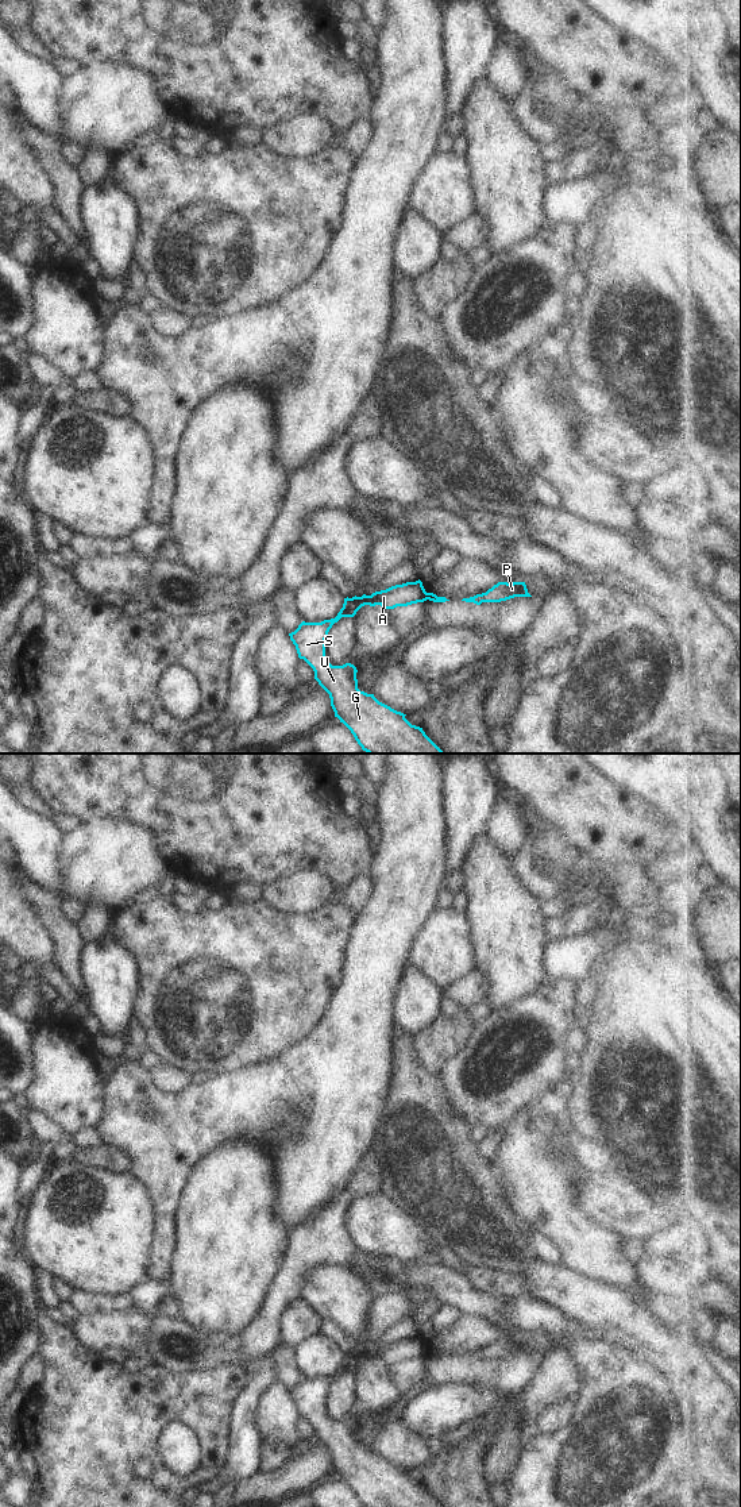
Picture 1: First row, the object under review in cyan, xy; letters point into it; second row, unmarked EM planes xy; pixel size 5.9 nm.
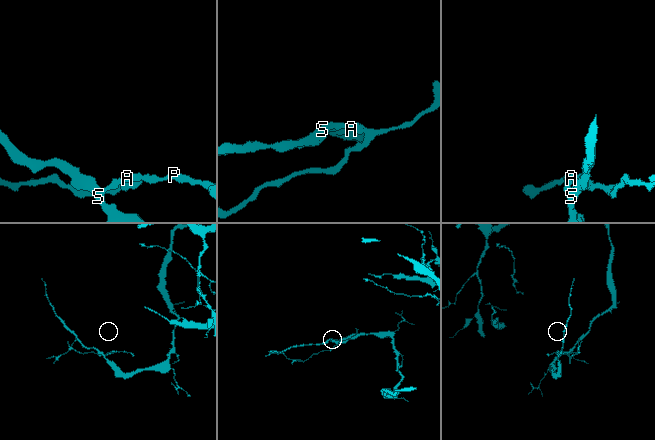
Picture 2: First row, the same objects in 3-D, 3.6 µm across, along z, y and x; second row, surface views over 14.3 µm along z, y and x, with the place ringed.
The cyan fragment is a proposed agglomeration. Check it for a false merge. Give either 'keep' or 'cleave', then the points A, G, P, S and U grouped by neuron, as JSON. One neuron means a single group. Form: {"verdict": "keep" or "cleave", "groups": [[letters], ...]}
{"verdict": "cleave", "groups": [["A", "G", "S", "U"], ["P"]]}

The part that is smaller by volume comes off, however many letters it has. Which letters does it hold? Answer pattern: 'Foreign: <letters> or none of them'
Foreign: P

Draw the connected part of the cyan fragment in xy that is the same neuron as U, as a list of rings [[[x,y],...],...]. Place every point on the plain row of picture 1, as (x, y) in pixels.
[[[406,1338],[391,1342],[386,1346],[375,1348],[371,1352],[344,1354],[343,1364],[335,1375],[324,1376],[321,1379],[302,1377],[298,1384],[289,1390],[290,1396],[296,1402],[300,1415],[304,1415],[314,1427],[314,1435],[329,1450],[331,1462],[335,1473],[340,1476],[354,1491],[363,1507],[441,1507],[422,1487],[422,1484],[412,1481],[401,1468],[379,1458],[374,1450],[367,1450],[358,1445],[356,1423],[351,1419],[343,1422],[332,1422],[325,1415],[325,1395],[329,1385],[341,1373],[354,1373],[356,1368],[364,1363],[381,1361],[385,1365],[394,1365],[397,1363],[408,1363],[428,1356],[422,1338]]]

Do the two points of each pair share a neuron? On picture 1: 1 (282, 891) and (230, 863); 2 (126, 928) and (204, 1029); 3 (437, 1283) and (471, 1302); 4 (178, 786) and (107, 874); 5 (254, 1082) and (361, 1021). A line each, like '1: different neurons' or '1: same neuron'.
1: different neurons
2: same neuron
3: same neuron
4: different neurons
5: same neuron

